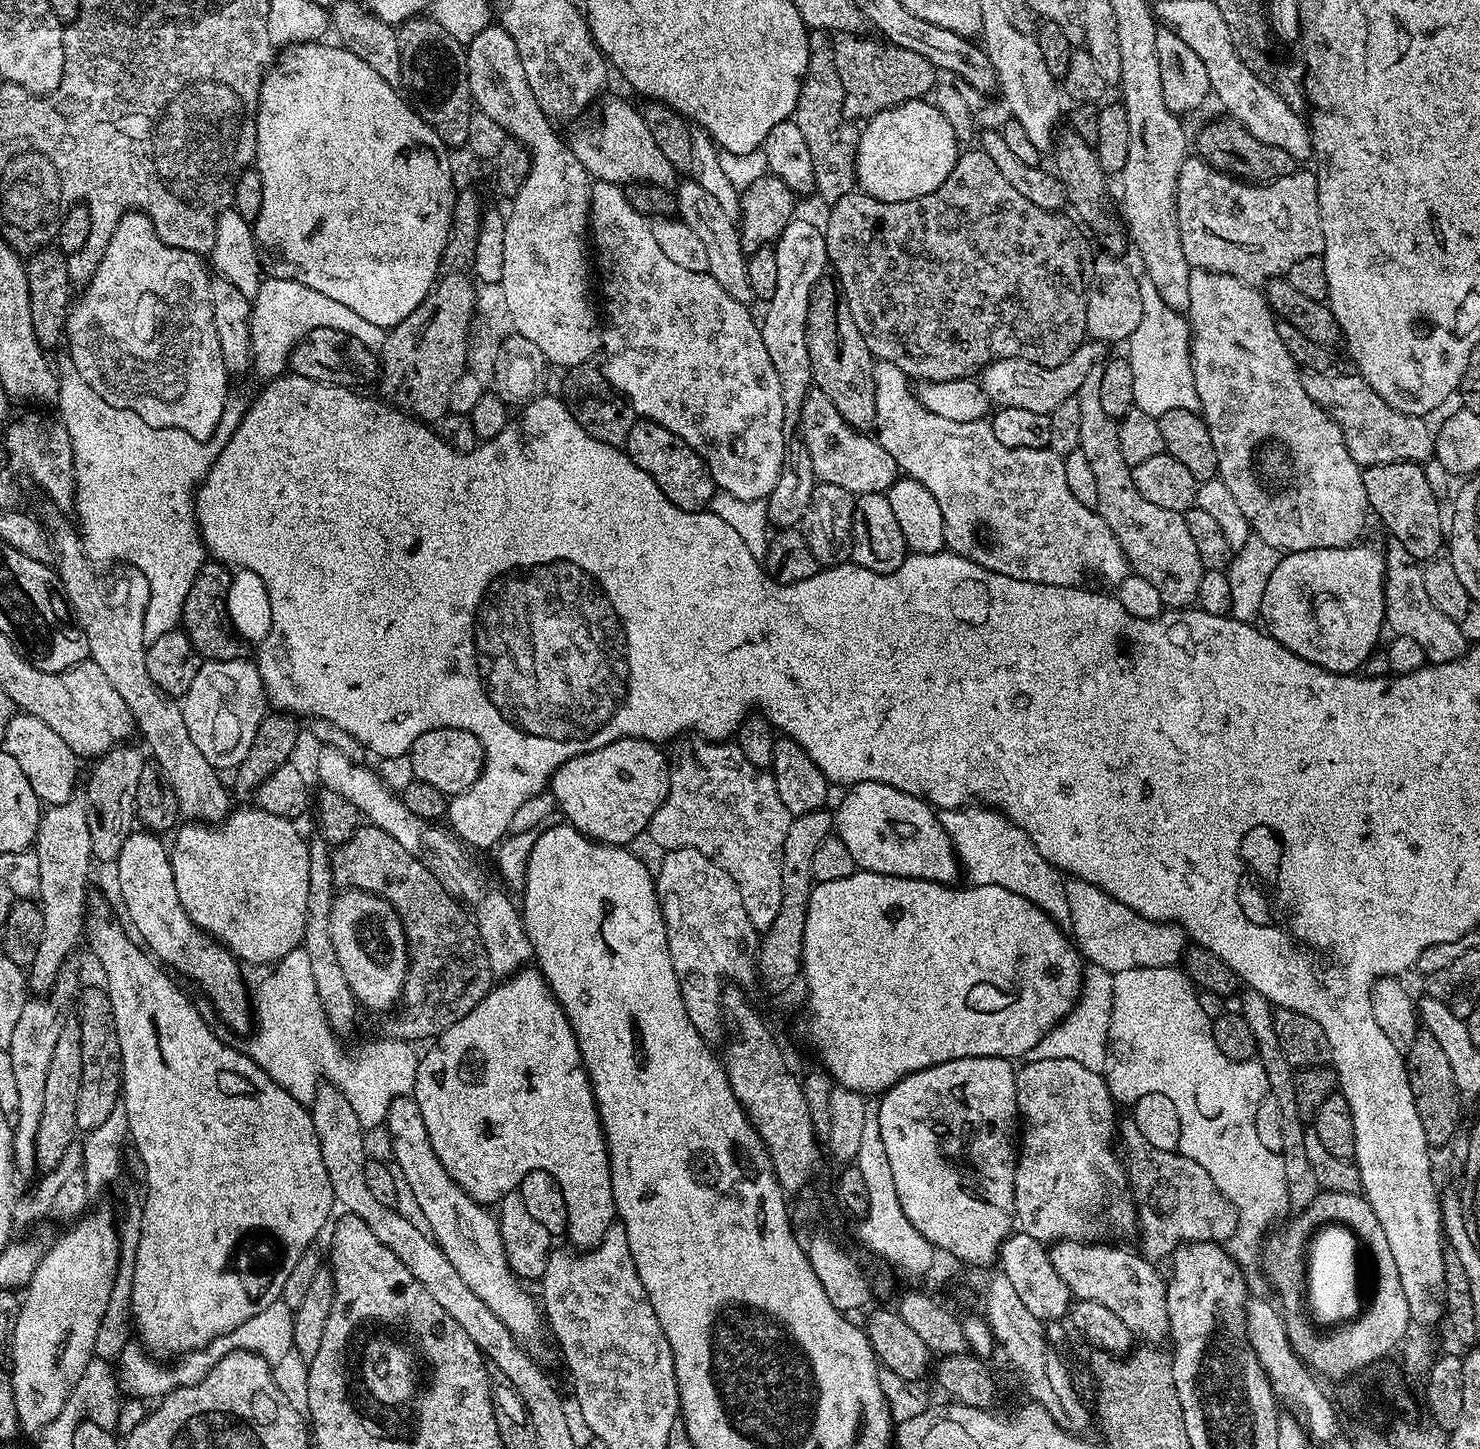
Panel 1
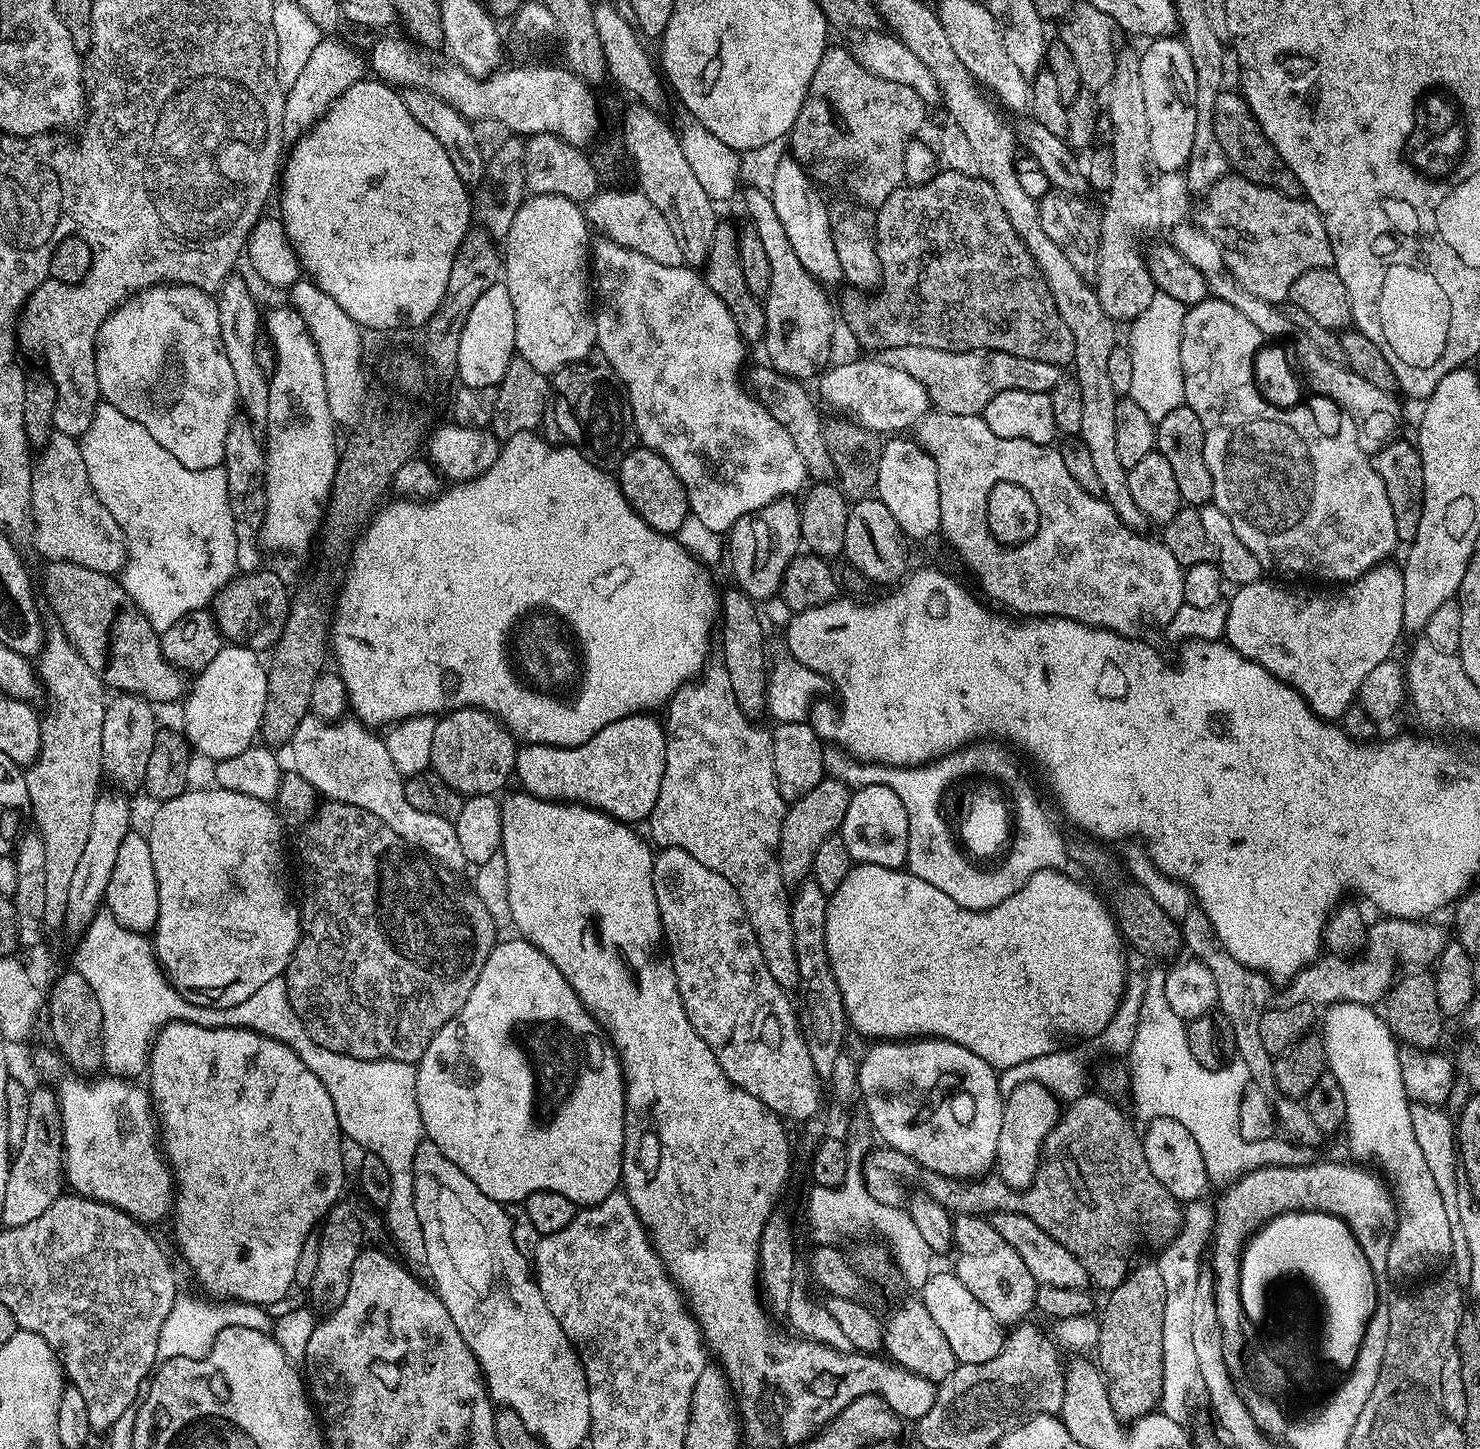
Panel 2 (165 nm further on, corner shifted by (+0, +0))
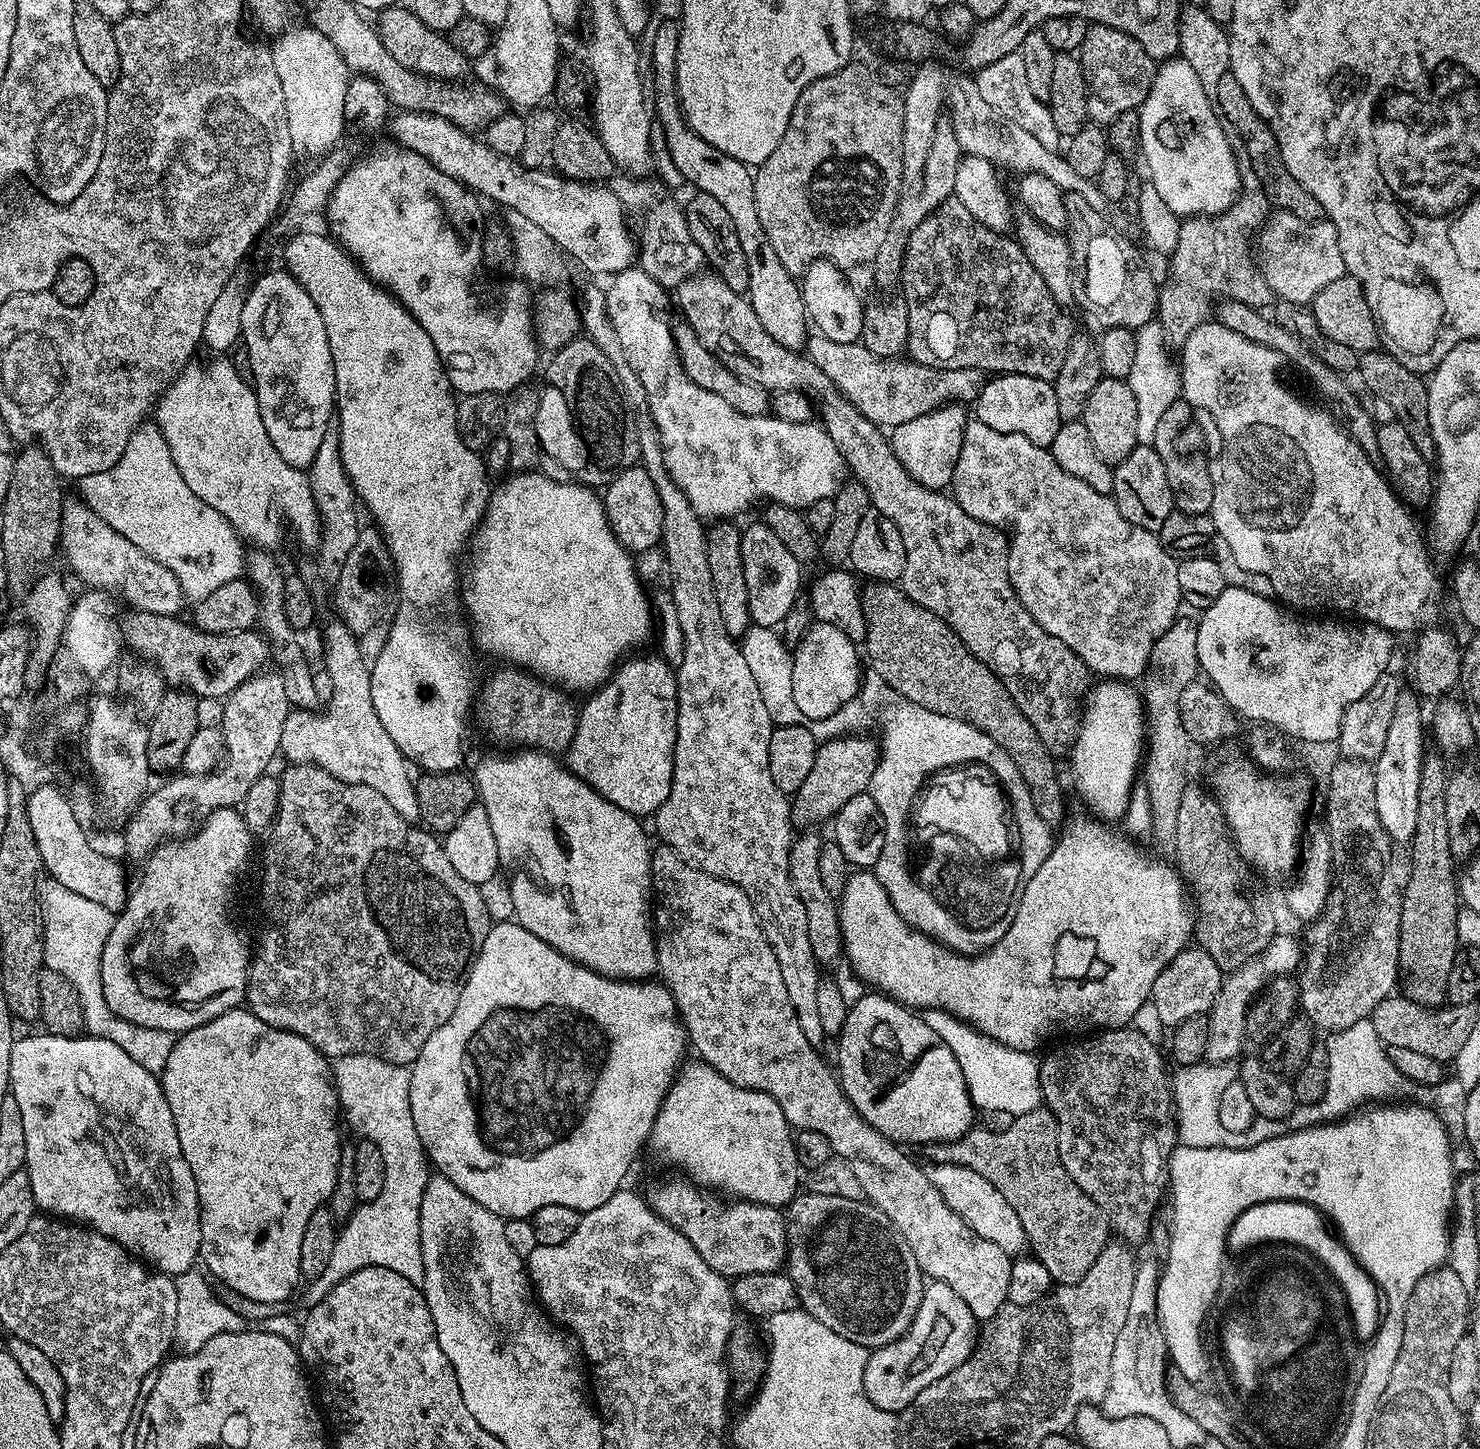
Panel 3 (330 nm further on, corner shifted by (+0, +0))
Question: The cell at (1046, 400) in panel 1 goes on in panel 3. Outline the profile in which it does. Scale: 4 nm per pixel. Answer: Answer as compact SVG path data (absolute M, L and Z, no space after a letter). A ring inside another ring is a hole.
M819 334L809 335L806 341L806 355L834 382L837 388L852 405L870 422L879 424L881 429L891 430L902 426L902 422L910 422L910 418L918 418L927 412L933 412L935 408L943 408L946 404L957 402L974 402L979 396L986 383L985 373L977 368L927 368L917 364L908 358L885 358L876 356L862 342L847 344L846 342L834 342L830 338Z

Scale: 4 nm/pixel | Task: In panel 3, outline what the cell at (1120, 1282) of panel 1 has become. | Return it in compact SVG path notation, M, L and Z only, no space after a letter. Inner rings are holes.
M932 1164L927 1173L938 1194L942 1194L946 1206L950 1206L950 1210L954 1210L954 1214L958 1214L958 1218L962 1218L962 1222L974 1230L974 1234L986 1238L986 1242L994 1242L994 1246L1000 1247L1010 1257L1015 1257L1028 1248L1028 1239L1022 1230L1023 1223L1018 1222L1014 1206L1002 1198L1002 1190L998 1190L994 1182L986 1182L982 1174L957 1164Z

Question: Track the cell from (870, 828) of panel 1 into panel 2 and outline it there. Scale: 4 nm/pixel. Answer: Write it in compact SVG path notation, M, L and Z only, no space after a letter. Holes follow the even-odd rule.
M871 784L852 792L850 806L846 806L838 834L846 842L846 850L850 850L856 864L903 869L909 863L908 832L910 833L910 818L906 814L906 806L902 806L902 798L898 798L890 786Z

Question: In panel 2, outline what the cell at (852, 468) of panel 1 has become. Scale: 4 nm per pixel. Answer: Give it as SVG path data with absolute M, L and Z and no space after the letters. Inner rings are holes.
M763 366L763 367L764 368L756 368L753 370L753 372L752 372L752 384L751 384L751 380L750 380L751 391L754 393L756 399L759 400L760 404L763 405L763 407L766 410L770 410L770 414L775 418L775 420L777 420L779 422L779 424L782 427L784 427L784 429L786 430L786 434L790 434L790 439L792 439L792 441L794 442L794 446L798 446L798 454L802 454L802 462L806 466L806 470L808 471L809 477L811 477L811 479L813 481L816 481L816 482L831 481L833 479L833 477L835 477L836 467L834 466L834 462L830 458L830 450L828 449L828 447L826 446L826 442L824 441L824 429L822 427L822 420L819 420L819 418L816 417L817 401L814 399L814 396L813 396L814 401L812 401L811 394L808 393L806 389L804 389L807 387L805 387L805 385L803 383L801 383L801 381L791 380L791 378L789 376L783 376L781 374L781 372L776 371L776 369L771 367L771 366Z

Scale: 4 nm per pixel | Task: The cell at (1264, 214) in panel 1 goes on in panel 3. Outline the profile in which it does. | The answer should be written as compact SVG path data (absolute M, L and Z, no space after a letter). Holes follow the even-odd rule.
M1279 210L1269 215L1258 233L1258 263L1273 297L1281 296L1288 304L1311 305L1318 290L1346 275L1342 250L1338 250L1338 230L1327 218L1306 222Z

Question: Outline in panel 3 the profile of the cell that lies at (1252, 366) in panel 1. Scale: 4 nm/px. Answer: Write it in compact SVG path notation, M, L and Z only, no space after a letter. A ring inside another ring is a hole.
M1205 322L1198 330L1194 330L1194 334L1190 334L1190 338L1186 338L1179 352L1178 367L1183 399L1187 400L1193 409L1201 413L1208 412L1209 418L1216 423L1216 428L1220 431L1220 453L1214 456L1208 466L1214 482L1214 502L1210 515L1216 527L1217 537L1224 540L1226 546L1230 546L1230 554L1234 554L1234 562L1238 562L1242 570L1250 570L1254 574L1262 574L1270 578L1270 586L1274 586L1276 591L1275 599L1293 609L1333 608L1336 612L1353 612L1360 619L1357 621L1377 624L1393 634L1408 632L1416 627L1419 629L1436 604L1436 572L1428 561L1430 552L1426 547L1425 537L1421 529L1419 532L1415 522L1412 521L1413 513L1396 495L1381 469L1366 458L1364 451L1348 437L1339 423L1332 419L1331 413L1319 407L1318 409L1308 408L1306 401L1299 400L1280 381L1282 358L1274 350L1266 346L1258 346L1258 342L1250 342L1250 338L1242 338L1242 334L1234 334L1234 330L1222 326L1219 322Z

